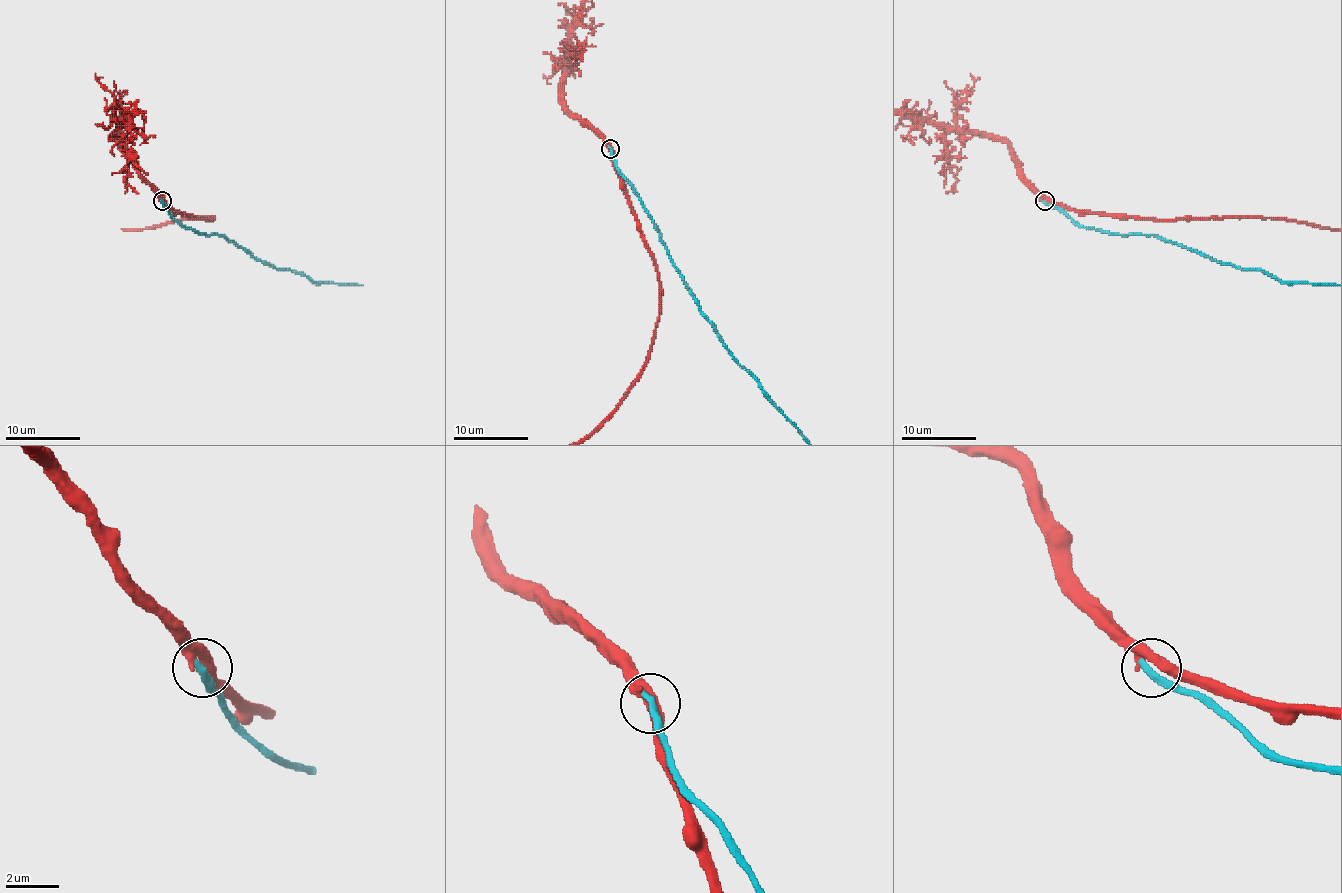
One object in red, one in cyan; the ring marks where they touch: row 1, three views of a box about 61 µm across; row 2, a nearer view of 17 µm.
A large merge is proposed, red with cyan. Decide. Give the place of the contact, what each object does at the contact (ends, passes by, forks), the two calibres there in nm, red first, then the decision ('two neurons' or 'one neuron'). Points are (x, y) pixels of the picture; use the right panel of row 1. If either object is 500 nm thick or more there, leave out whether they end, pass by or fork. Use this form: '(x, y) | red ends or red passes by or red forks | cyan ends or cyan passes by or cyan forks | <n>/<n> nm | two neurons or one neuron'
(1044, 200) | red passes by | cyan ends | 420/340 nm | one neuron

